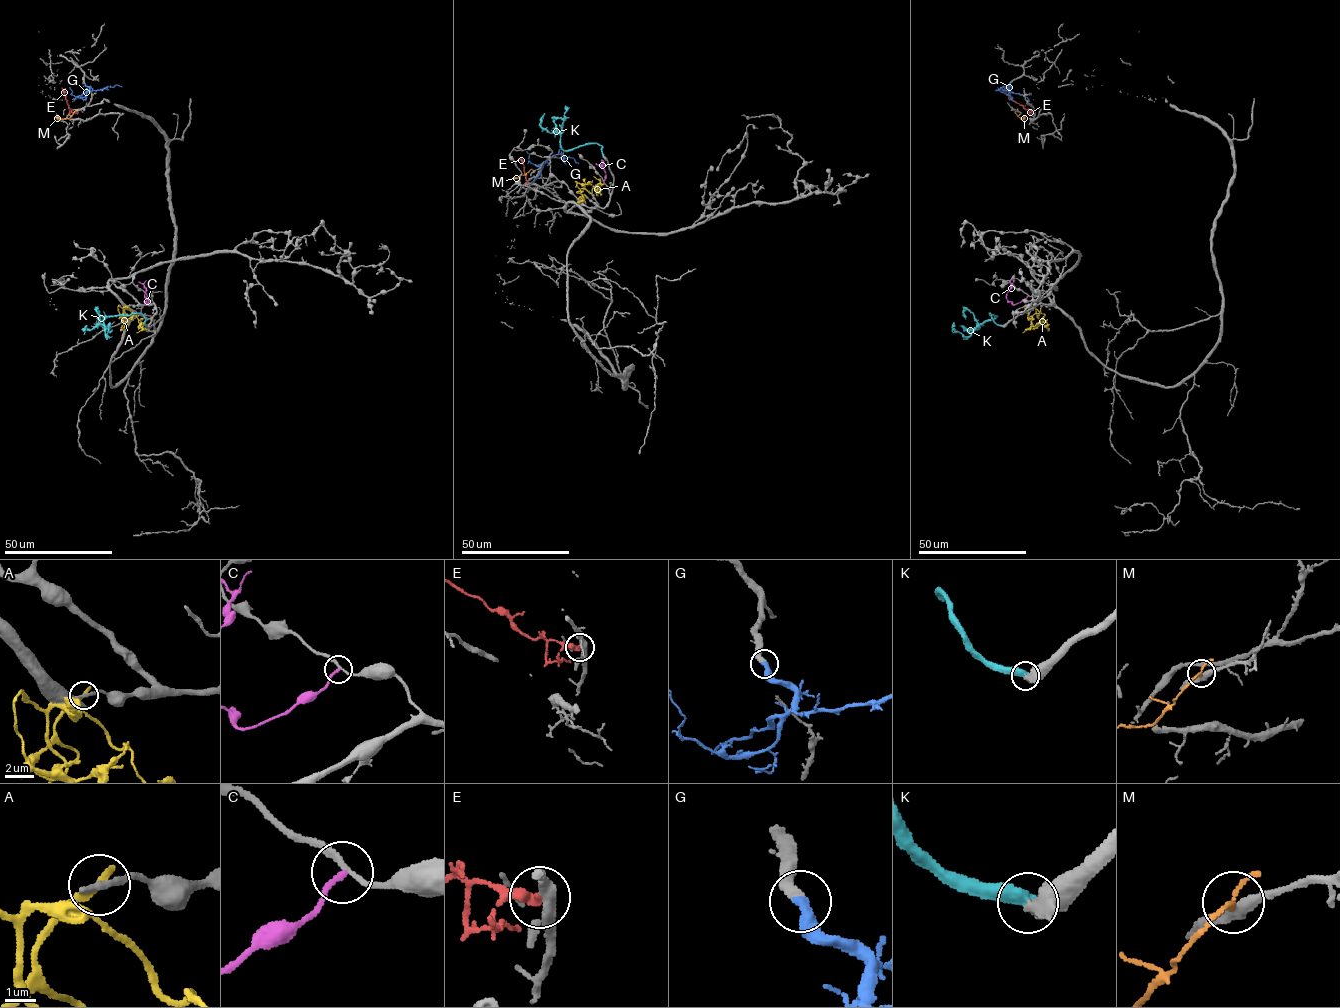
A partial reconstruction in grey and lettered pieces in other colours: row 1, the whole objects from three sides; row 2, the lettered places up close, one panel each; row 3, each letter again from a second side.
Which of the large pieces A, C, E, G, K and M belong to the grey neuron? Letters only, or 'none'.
G

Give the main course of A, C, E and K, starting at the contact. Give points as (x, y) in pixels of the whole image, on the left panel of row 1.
A: (129, 305), (121, 317), (126, 317), (124, 307), (135, 313), (143, 328), (136, 333)
C: (147, 295), (147, 304), (143, 283), (147, 280)
E: (71, 111), (62, 88)
K: (146, 326), (140, 313), (106, 316), (103, 319), (106, 337), (110, 322)

